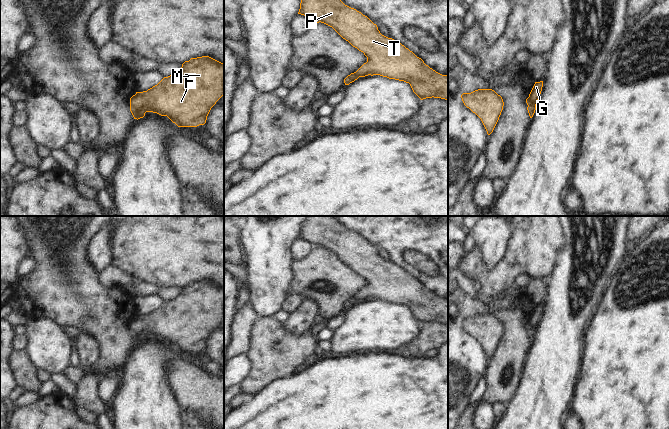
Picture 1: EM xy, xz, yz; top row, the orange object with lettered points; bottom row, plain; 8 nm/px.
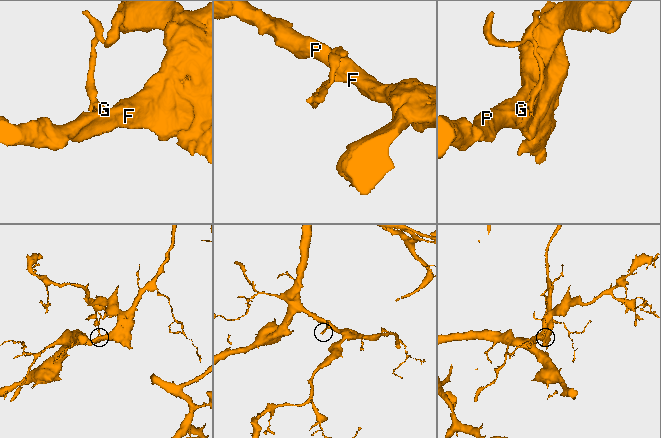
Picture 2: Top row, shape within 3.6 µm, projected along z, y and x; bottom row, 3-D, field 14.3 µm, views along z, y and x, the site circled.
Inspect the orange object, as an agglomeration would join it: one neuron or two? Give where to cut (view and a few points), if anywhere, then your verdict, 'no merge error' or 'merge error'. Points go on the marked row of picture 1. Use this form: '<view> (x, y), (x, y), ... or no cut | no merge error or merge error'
xy (130, 104), (145, 112) | merge error

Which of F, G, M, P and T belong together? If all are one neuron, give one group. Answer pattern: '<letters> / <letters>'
F M P T / G

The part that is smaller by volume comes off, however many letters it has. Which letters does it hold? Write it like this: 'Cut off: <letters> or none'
Cut off: G

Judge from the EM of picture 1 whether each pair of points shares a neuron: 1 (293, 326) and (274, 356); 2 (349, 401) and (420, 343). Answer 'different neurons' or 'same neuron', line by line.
1: different neurons
2: different neurons

